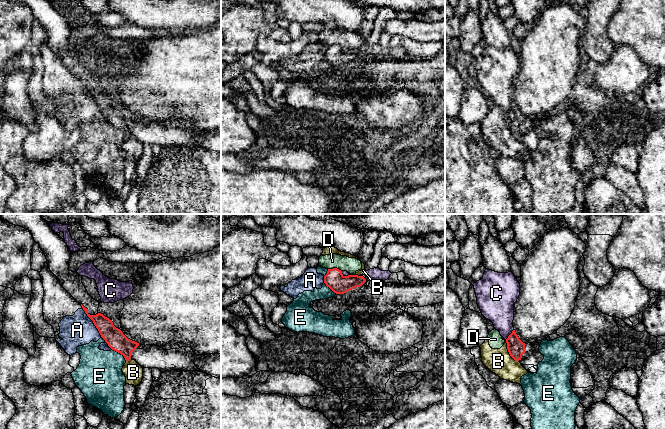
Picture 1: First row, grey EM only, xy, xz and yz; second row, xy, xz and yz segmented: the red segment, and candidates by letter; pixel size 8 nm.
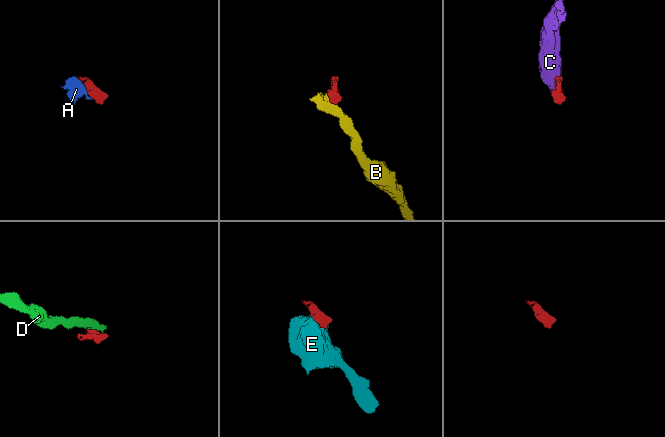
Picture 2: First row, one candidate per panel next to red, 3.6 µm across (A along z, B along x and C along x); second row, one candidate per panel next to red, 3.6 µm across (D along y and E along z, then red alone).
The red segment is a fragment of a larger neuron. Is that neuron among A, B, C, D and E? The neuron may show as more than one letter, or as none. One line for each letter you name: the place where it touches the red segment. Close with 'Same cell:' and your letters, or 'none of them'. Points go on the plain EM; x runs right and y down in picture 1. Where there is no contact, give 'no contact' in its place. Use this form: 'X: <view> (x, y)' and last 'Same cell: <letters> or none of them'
Same cell: none of them

